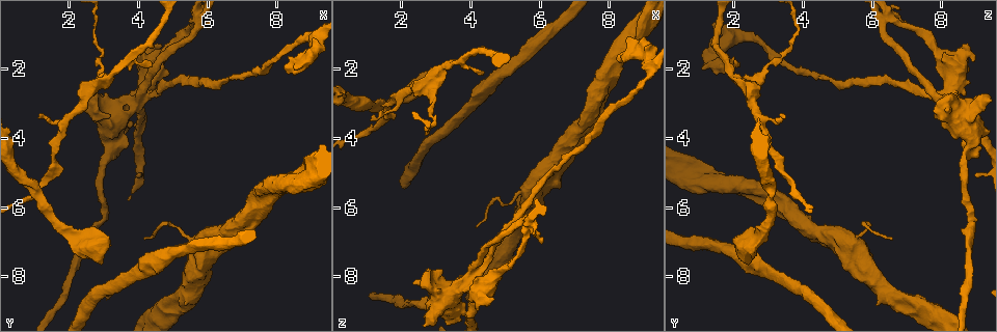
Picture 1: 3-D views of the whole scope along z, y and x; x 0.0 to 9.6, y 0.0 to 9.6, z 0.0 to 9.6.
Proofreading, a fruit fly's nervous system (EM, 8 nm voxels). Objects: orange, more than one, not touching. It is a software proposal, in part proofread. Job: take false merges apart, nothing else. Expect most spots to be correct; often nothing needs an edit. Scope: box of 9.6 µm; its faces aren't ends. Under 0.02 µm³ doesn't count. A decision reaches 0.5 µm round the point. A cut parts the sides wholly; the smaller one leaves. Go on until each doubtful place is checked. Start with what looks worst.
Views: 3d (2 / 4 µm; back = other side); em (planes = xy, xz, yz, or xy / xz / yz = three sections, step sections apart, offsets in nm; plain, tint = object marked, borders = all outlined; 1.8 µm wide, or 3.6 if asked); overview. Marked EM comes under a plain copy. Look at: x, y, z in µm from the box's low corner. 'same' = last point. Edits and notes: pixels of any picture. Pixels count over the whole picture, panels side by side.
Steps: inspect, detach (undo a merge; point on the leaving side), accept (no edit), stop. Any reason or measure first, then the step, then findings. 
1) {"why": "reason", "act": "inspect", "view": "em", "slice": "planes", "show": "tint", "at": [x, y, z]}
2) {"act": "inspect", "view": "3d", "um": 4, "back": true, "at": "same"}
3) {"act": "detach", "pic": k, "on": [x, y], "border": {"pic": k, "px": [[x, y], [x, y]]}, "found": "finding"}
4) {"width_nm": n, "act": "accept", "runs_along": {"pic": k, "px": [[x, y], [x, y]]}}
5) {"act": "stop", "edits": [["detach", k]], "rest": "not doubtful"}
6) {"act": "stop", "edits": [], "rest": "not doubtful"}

{"act": "inspect", "view": "3d", "um": 4, "at": [3.85, 2.85, 8.20]}

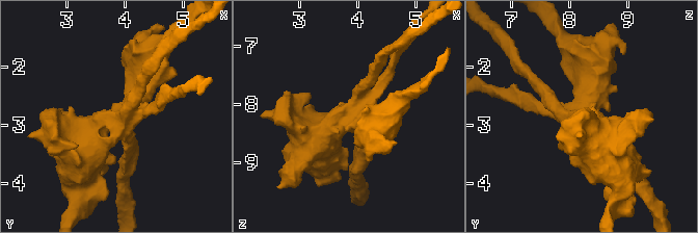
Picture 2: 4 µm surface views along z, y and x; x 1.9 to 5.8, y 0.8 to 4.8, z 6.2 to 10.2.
{"why": "shape alone is not enough", "act": "inspect", "view": "em", "um": 3.6, "slice": "xy", "step": 16, "show": "tint", "at": [3.90, 2.90, 8.20]}

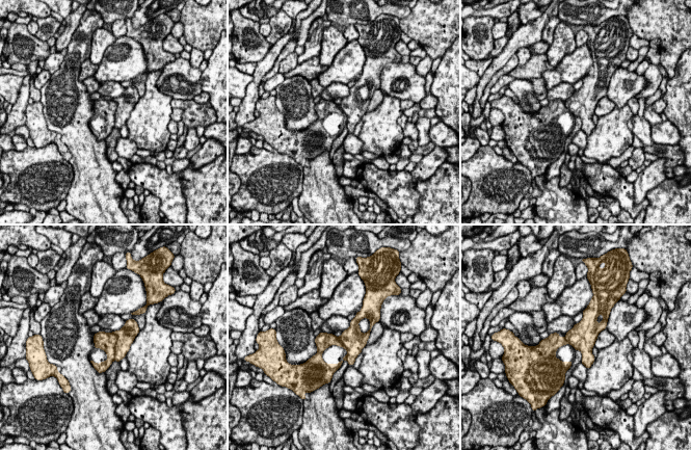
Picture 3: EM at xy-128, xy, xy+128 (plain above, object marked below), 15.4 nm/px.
{"act": "inspect", "view": "em", "um": 3.6, "slice": "planes", "show": "tint", "at": "same"}

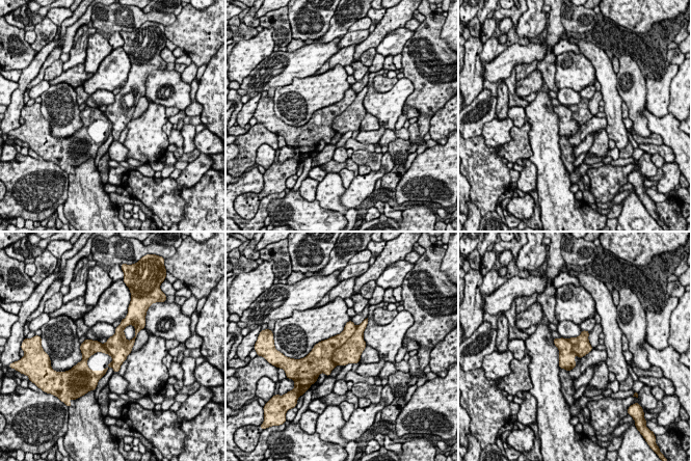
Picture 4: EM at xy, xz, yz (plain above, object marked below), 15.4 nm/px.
{"act": "accept", "found": "all the same neuron"}

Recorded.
{"act": "inspect", "view": "em", "um": 3.6, "slice": "xy", "step": 16, "show": "tint", "at": [5.70, 0.85, 6.30]}

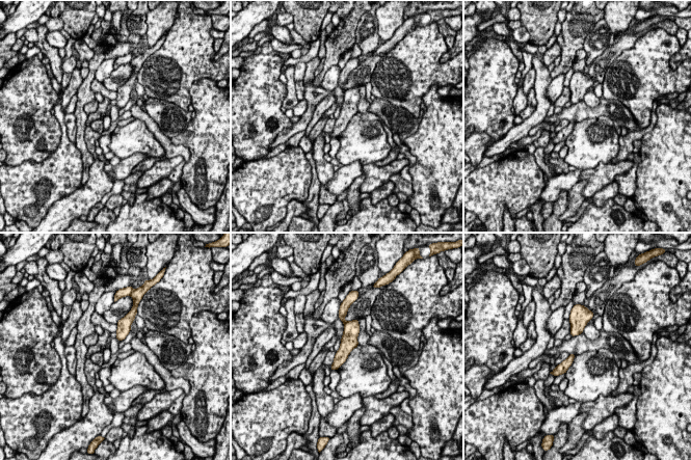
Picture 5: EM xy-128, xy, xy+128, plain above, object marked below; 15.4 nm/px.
{"act": "inspect", "view": "em", "um": 3.6, "slice": "planes", "show": "tint", "at": "same"}

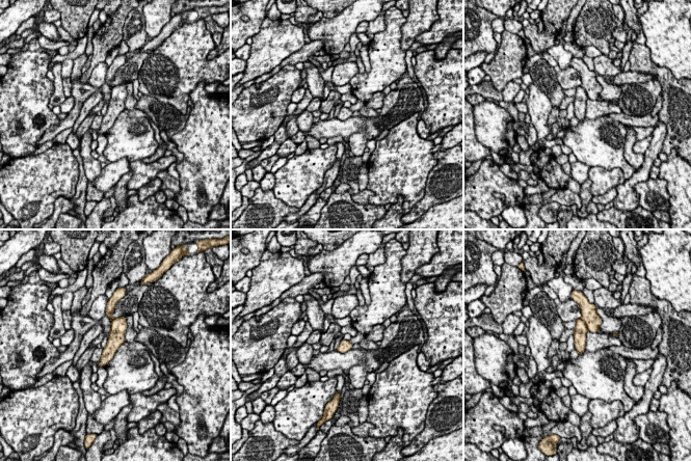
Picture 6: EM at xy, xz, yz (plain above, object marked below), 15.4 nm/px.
{"act": "accept", "found": "continuous, no second neuron"}

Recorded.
{"why": "looks like a crossing", "act": "inspect", "view": "em", "slice": "planes", "show": "tint", "at": [9.15, 1.30, 1.75]}

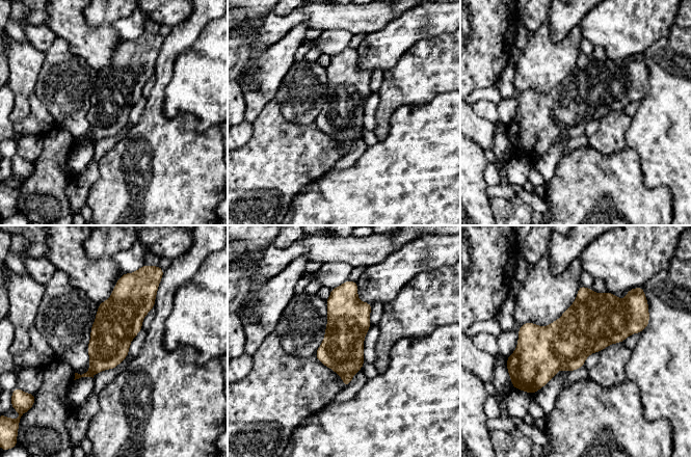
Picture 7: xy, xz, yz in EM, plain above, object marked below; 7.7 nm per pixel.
{"width_nm": 340, "act": "accept", "found": "continuous, no second neuron"}

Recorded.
{"why": "sudden change in width", "act": "inspect", "view": "3d", "um": 4, "back": true, "at": [3.10, 4.35, 8.70]}

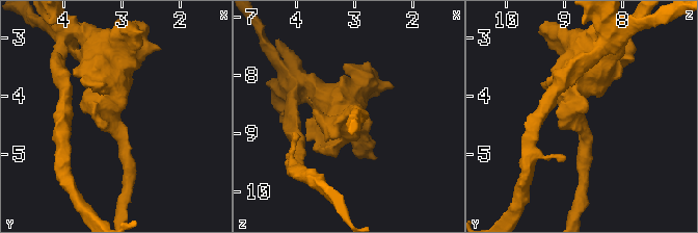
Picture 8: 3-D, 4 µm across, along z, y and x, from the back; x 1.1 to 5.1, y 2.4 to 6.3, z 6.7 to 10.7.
{"why": "need the tissue", "act": "inspect", "view": "em", "slice": "planes", "show": "borders", "at": [3.10, 4.30, 8.75]}

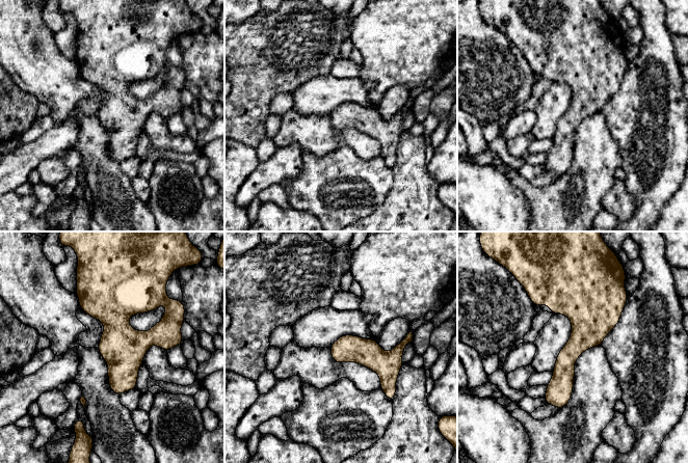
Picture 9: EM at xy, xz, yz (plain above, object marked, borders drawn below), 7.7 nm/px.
{"act": "accept", "runs_along": {"pic": 9, "px": [[403, 343], [391, 356], [333, 350]]}, "found": "continuous, no second neuron"}

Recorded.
{"act": "stop", "edits": [], "rest": "not doubtful"}

